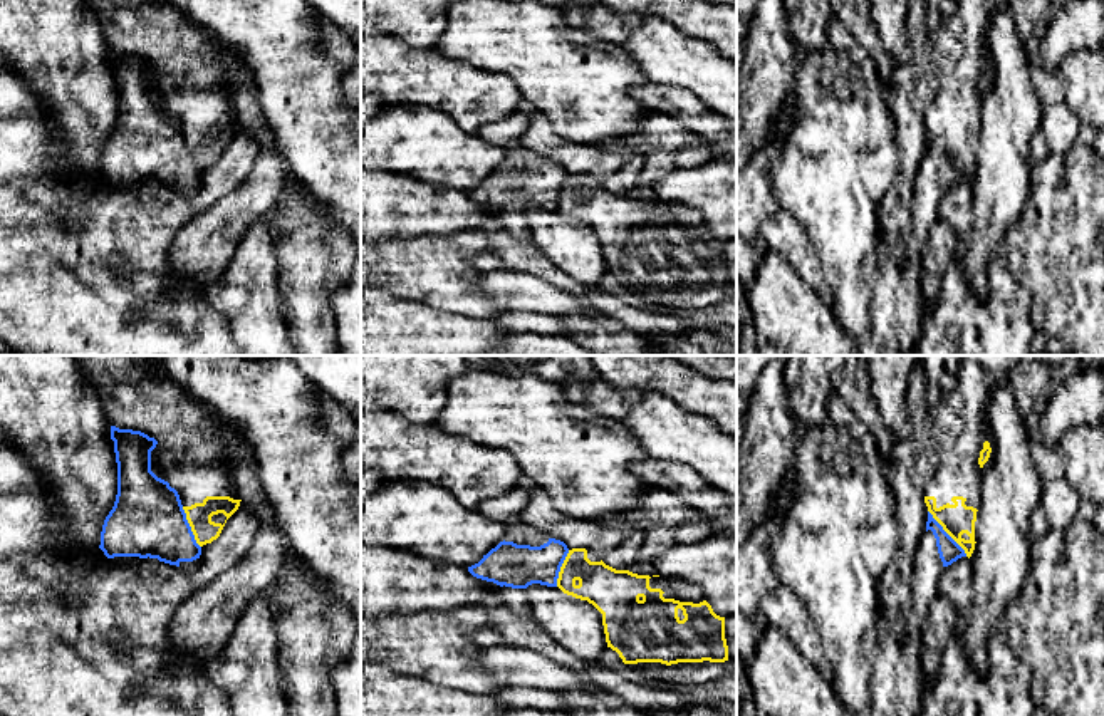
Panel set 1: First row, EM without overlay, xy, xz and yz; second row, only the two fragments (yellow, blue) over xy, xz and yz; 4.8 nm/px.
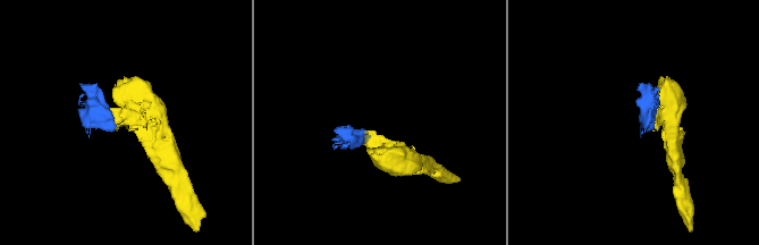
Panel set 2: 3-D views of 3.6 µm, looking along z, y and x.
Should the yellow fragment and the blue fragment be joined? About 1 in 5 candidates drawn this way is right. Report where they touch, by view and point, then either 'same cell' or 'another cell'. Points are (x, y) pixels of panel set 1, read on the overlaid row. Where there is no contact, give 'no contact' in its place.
yz (947, 532) | another cell

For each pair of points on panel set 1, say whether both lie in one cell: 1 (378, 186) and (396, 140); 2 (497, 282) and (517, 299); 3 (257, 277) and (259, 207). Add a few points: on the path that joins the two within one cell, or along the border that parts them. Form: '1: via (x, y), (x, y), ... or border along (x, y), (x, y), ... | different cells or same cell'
1: border along (378, 168), (388, 173), (410, 175), (420, 181) | different cells
2: via (502, 285), (512, 294) | same cell
3: border along (264, 218), (249, 227), (235, 254) | different cells

